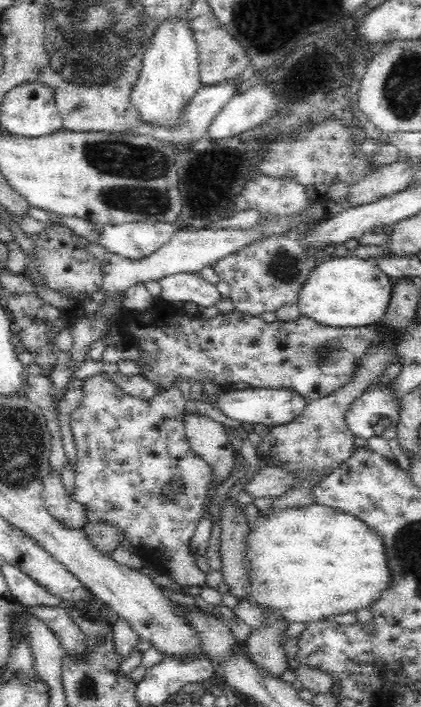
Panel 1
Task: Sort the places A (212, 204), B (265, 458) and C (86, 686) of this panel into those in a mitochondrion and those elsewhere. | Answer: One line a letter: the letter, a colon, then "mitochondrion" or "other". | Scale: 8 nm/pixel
A: other
B: other
C: mitochondrion

